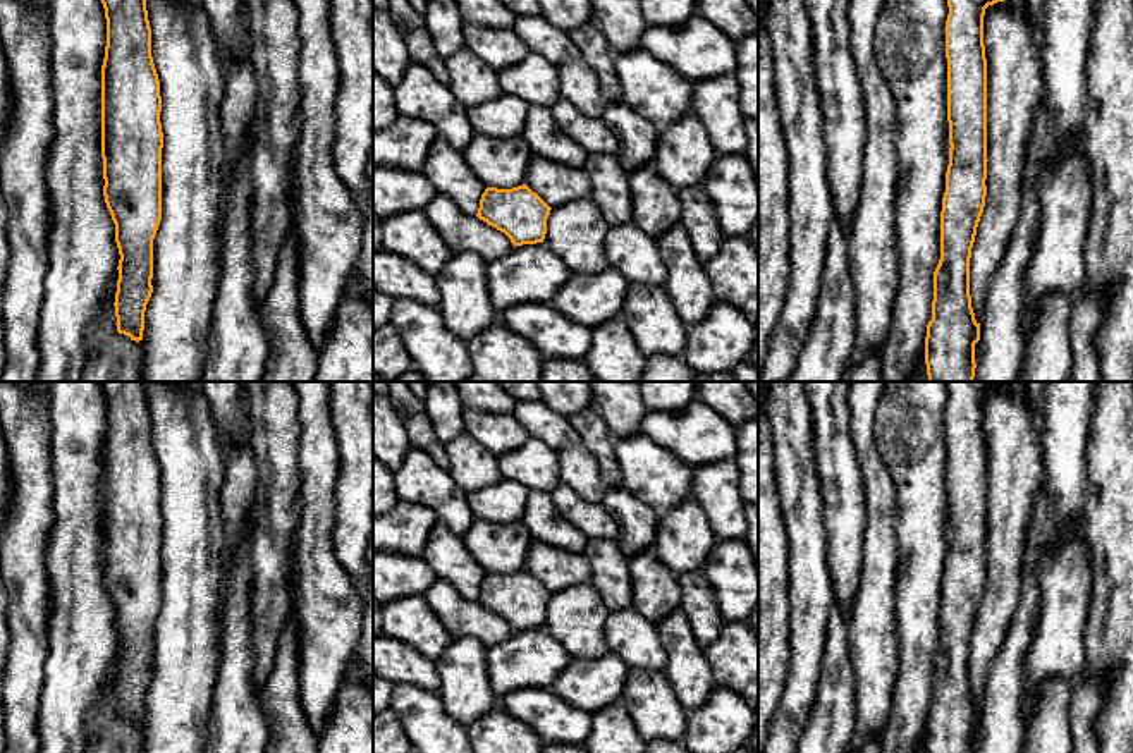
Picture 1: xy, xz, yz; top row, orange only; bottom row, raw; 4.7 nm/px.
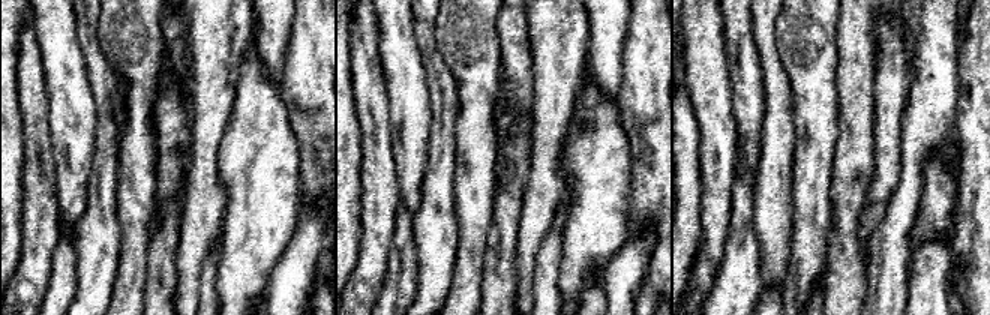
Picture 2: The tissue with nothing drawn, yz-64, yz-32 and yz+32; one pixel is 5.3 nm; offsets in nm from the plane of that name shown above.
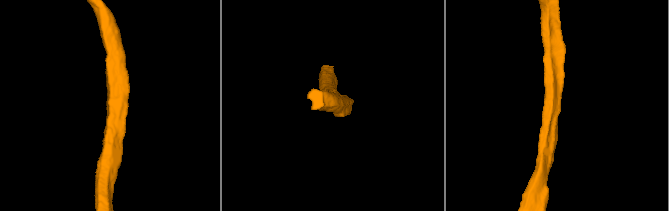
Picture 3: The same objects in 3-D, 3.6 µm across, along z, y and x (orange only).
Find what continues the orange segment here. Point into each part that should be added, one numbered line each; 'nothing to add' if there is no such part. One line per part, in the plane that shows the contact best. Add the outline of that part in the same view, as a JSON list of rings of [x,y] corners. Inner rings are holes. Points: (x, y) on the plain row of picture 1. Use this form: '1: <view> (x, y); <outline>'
nothing to add

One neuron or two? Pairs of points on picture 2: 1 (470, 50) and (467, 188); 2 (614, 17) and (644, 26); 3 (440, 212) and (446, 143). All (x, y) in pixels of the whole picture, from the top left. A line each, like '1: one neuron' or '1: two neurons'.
1: one neuron
2: two neurons
3: one neuron

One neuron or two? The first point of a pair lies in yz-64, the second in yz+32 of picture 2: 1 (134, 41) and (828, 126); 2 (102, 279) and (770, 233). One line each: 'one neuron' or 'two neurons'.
1: one neuron
2: one neuron

